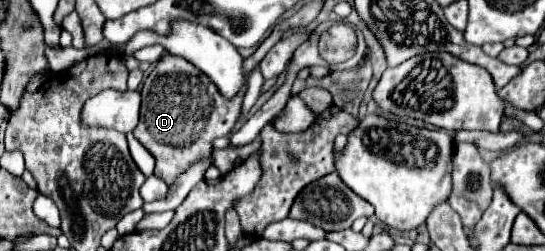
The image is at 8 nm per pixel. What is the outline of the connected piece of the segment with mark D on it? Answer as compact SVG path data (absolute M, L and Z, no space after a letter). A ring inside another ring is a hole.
M165 57L157 63L157 67L149 73L141 89L141 117L139 125L135 127L133 135L143 143L143 147L155 157L155 175L161 177L167 185L173 185L175 179L185 173L193 161L205 159L213 153L213 141L217 137L227 137L241 115L241 97L231 101L223 99L221 93L215 89L215 83L203 75L195 65L181 57Z

